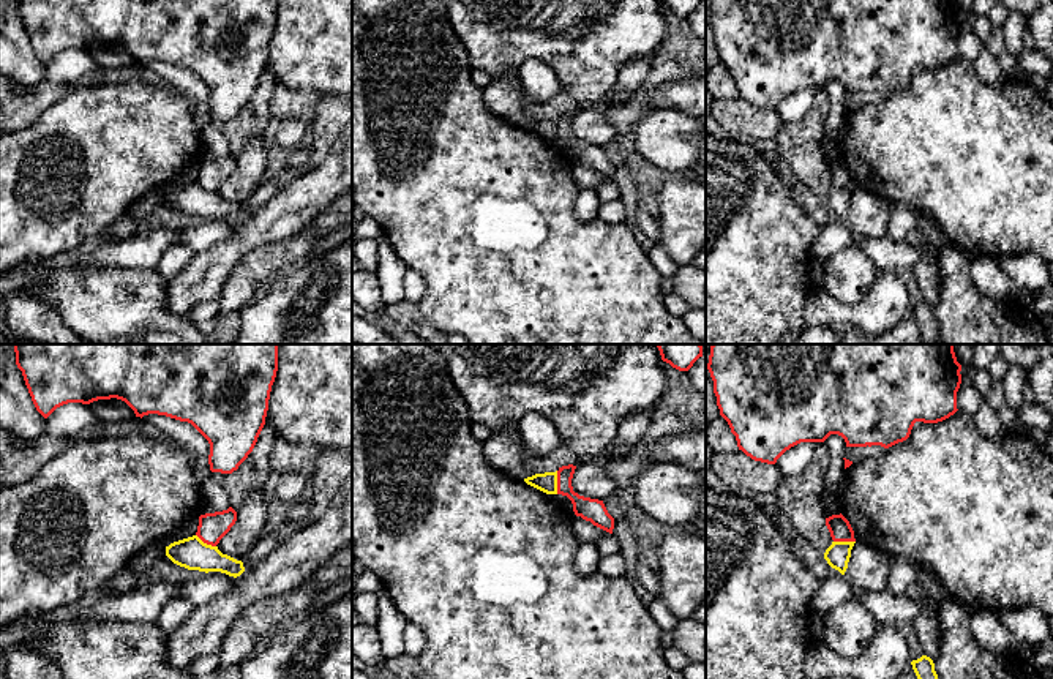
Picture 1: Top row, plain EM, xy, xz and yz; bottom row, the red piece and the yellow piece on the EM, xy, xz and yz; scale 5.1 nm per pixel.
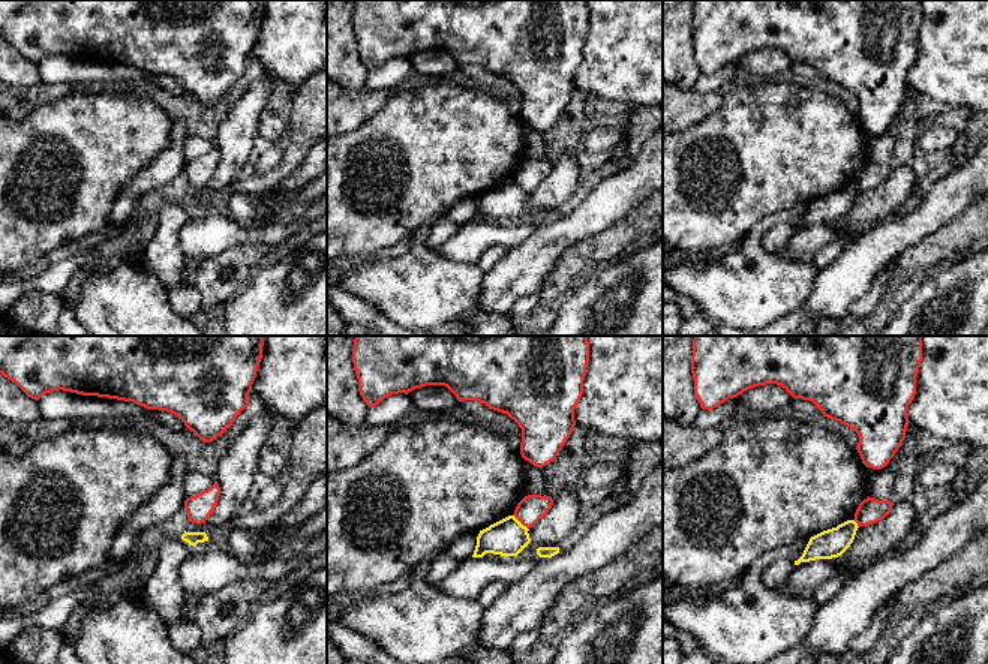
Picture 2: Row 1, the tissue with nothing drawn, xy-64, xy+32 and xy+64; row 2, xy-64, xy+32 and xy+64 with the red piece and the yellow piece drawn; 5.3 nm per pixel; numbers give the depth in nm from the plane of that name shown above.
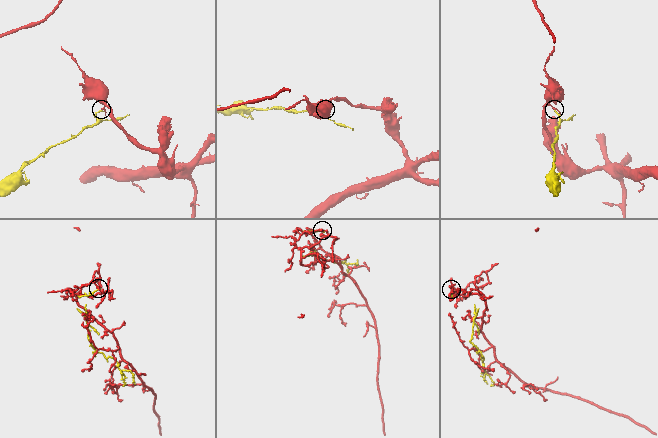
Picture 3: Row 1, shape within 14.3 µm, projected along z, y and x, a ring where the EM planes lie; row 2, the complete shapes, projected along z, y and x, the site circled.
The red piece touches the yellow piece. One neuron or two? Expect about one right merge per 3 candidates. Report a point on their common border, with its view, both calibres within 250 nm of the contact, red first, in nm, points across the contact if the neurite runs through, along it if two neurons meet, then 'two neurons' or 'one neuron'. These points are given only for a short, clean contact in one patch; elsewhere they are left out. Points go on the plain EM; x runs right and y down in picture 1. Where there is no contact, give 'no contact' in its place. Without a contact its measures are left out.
xz (558, 128) | 120/100 nm | along xz (556, 117), (558, 139) | two neurons

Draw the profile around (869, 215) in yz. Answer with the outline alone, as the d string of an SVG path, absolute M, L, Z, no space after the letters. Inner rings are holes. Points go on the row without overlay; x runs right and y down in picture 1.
M854 189L845 223L856 237L882 238L887 235L890 204L878 194Z

